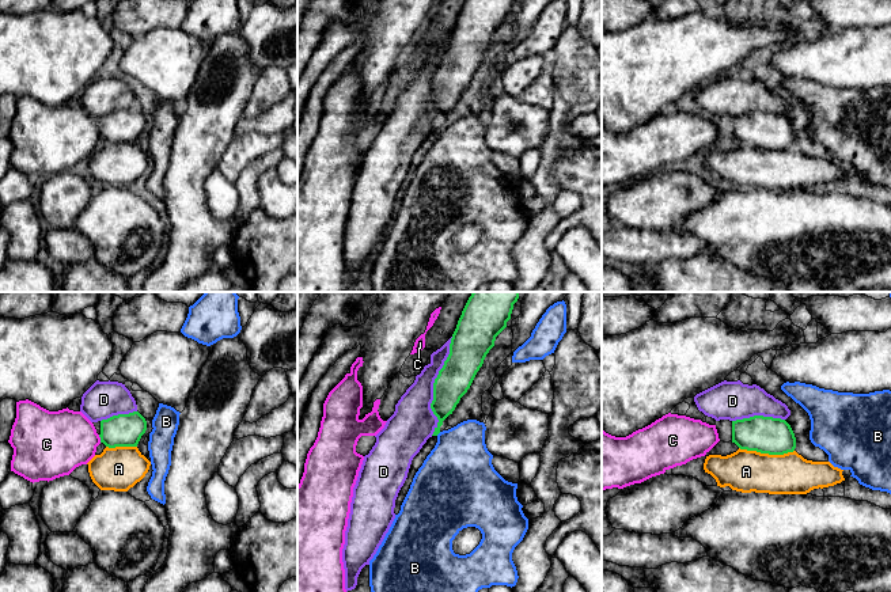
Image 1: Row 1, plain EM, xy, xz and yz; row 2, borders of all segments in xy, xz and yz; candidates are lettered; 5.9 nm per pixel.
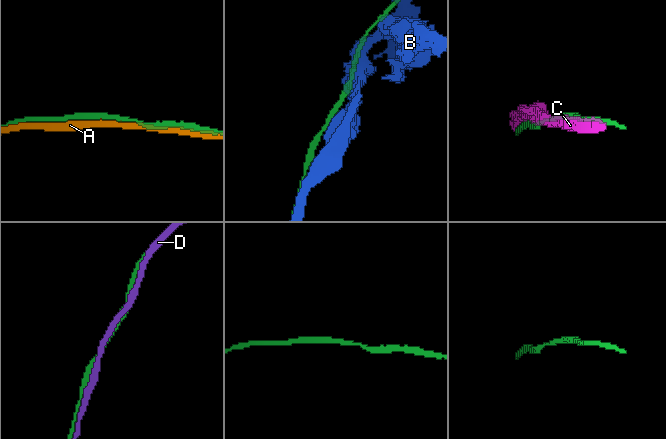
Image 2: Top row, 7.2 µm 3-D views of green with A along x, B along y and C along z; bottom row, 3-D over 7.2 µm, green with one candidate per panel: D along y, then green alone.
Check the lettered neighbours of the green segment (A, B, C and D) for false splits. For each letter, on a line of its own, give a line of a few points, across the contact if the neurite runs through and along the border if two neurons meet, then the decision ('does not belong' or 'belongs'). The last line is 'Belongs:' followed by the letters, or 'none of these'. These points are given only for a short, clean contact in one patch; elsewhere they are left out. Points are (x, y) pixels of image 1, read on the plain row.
A: does not belong
B: line xz (440, 128), (436, 131); does not belong
C: does not belong
D: does not belong
Belongs: none of these

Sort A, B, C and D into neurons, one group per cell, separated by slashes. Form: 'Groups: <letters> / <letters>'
Groups: A / B / C / D

